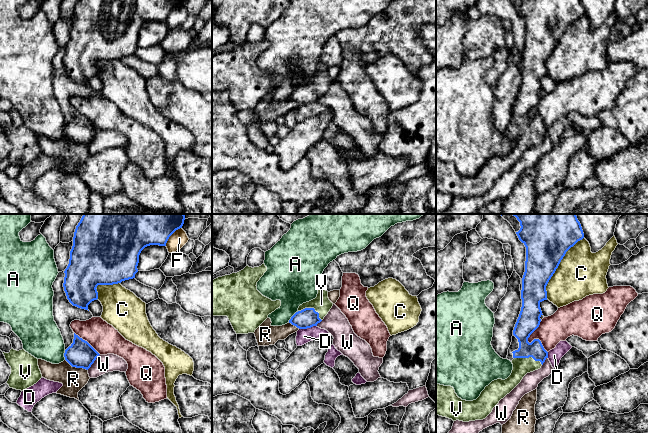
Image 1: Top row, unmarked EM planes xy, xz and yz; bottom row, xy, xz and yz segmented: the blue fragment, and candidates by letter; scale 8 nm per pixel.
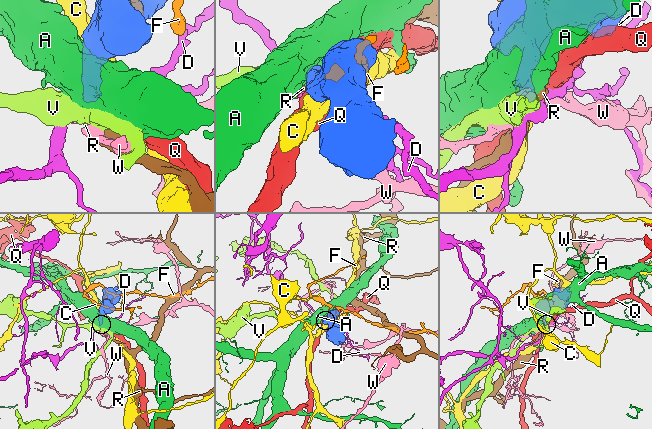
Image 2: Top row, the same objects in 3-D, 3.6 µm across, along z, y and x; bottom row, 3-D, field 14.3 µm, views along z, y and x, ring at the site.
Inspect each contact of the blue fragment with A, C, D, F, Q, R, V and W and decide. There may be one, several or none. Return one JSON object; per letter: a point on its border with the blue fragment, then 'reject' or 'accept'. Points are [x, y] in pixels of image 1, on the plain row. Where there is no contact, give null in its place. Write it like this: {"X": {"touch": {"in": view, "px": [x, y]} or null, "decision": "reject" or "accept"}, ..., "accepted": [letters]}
{"A": {"touch": {"in": "xz", "px": [292, 92]}, "decision": "reject"}, "C": {"touch": {"in": "yz", "px": [557, 43]}, "decision": "reject"}, "D": {"touch": {"in": "xz", "px": [307, 103]}, "decision": "reject"}, "F": {"touch": {"in": "xy", "px": [171, 10]}, "decision": "reject"}, "Q": {"touch": {"in": "yz", "px": [531, 118]}, "decision": "reject"}, "R": {"touch": {"in": "xy", "px": [76, 143]}, "decision": "reject"}, "V": {"touch": {"in": "yz", "px": [528, 133]}, "decision": "accept"}, "W": {"touch": {"in": "xy", "px": [93, 138]}, "decision": "reject"}, "accepted": ["V"]}

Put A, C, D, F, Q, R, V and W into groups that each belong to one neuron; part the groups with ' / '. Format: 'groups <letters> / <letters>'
groups A / C / D / F / Q / R / V / W

